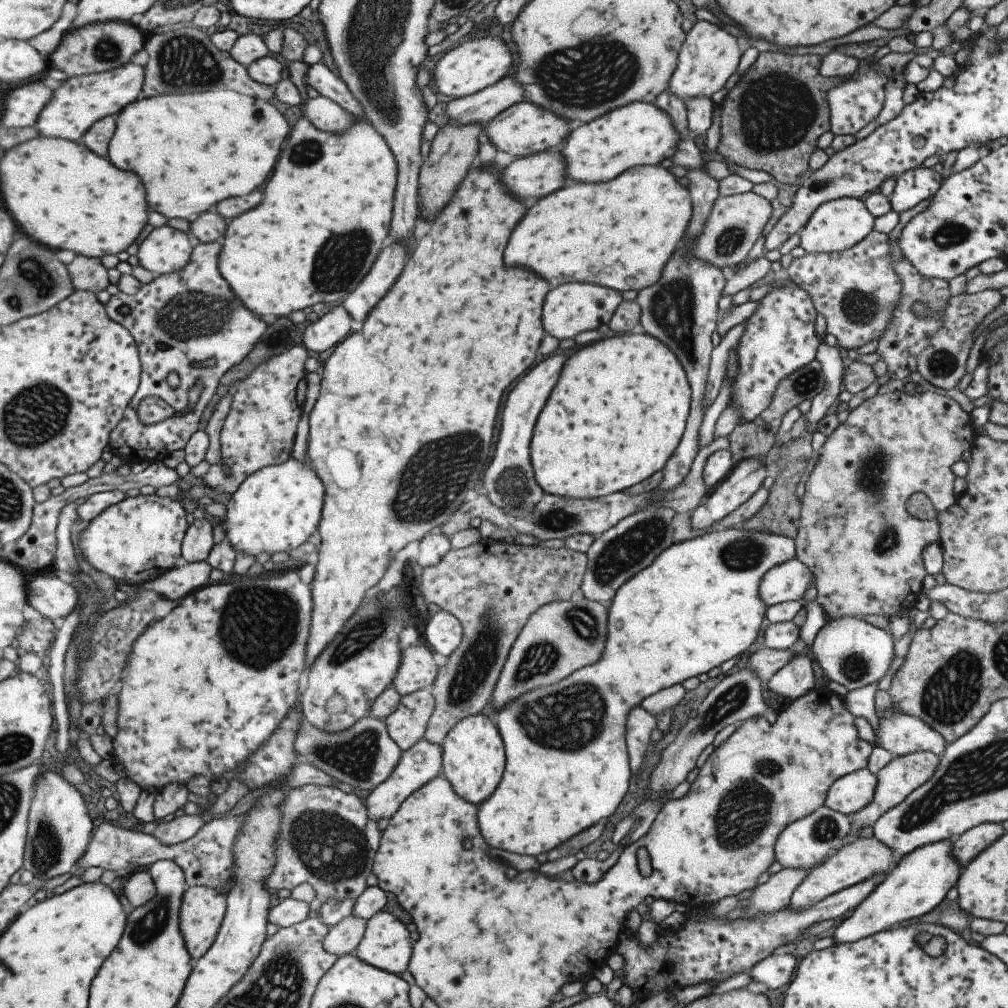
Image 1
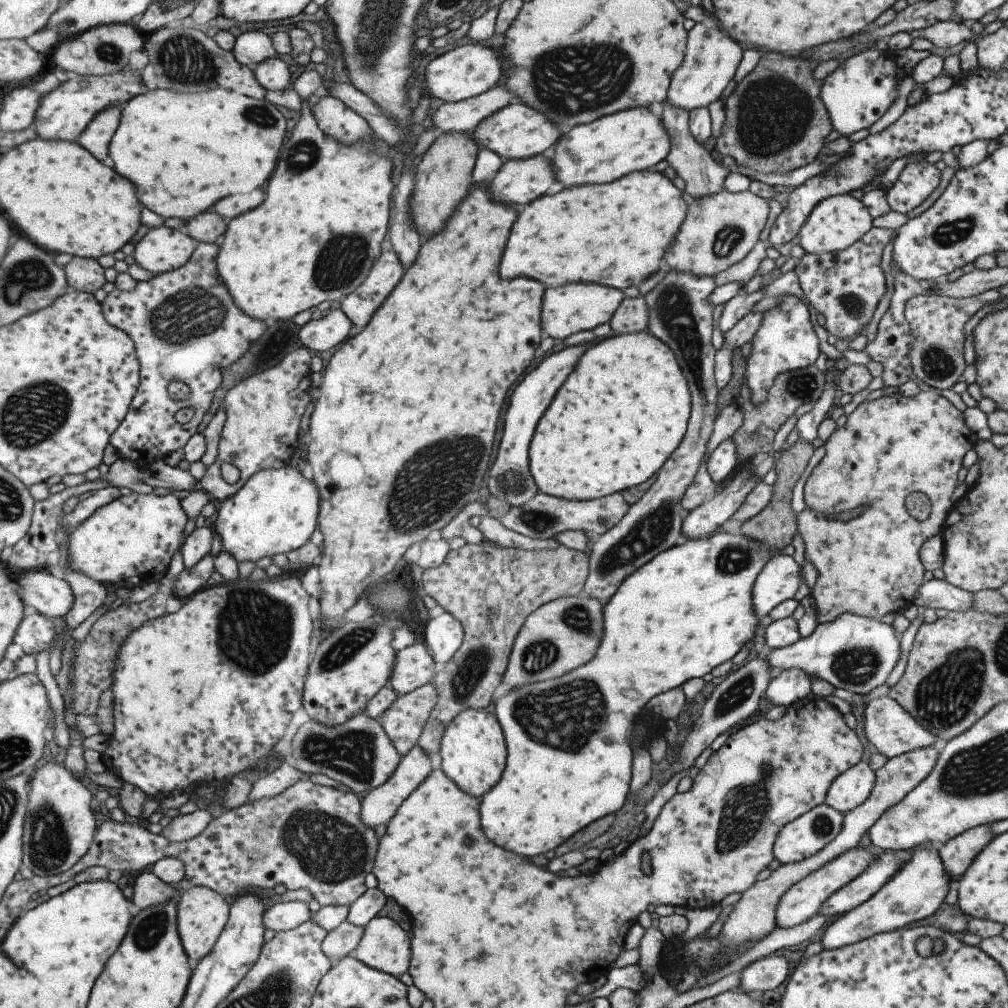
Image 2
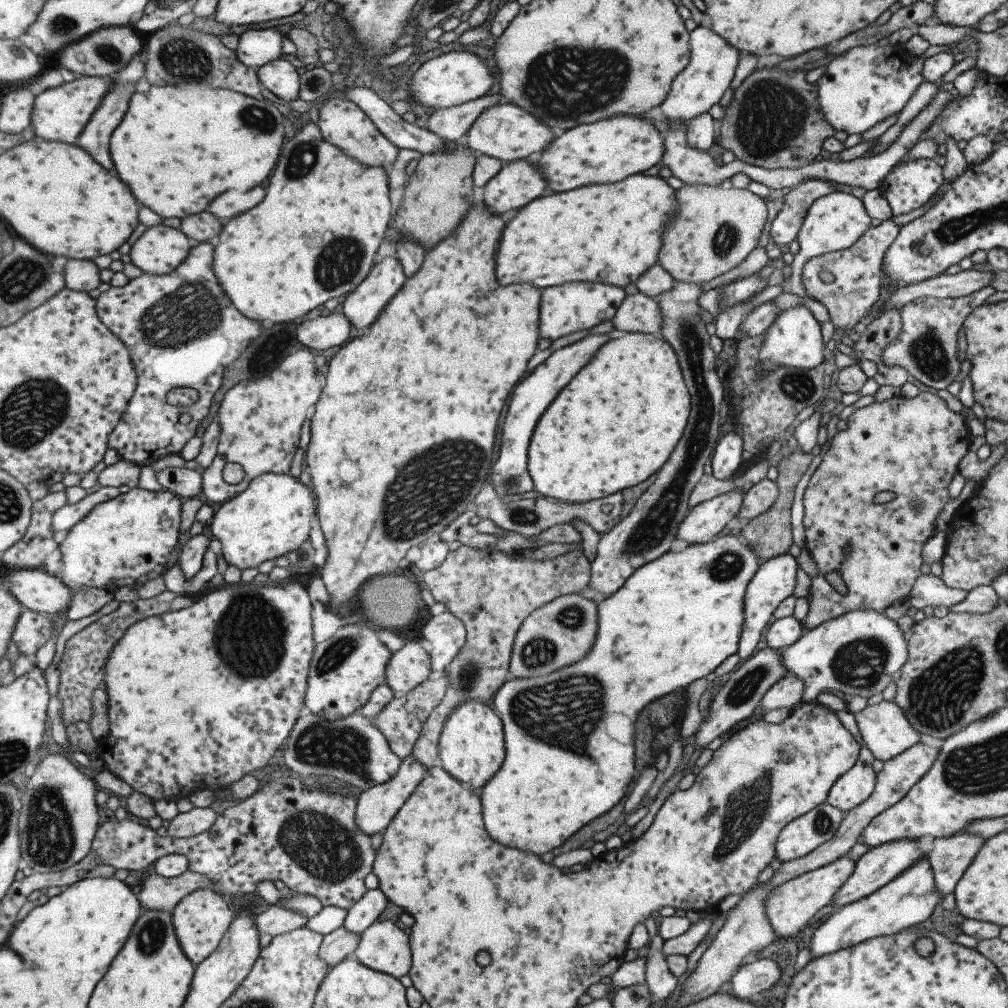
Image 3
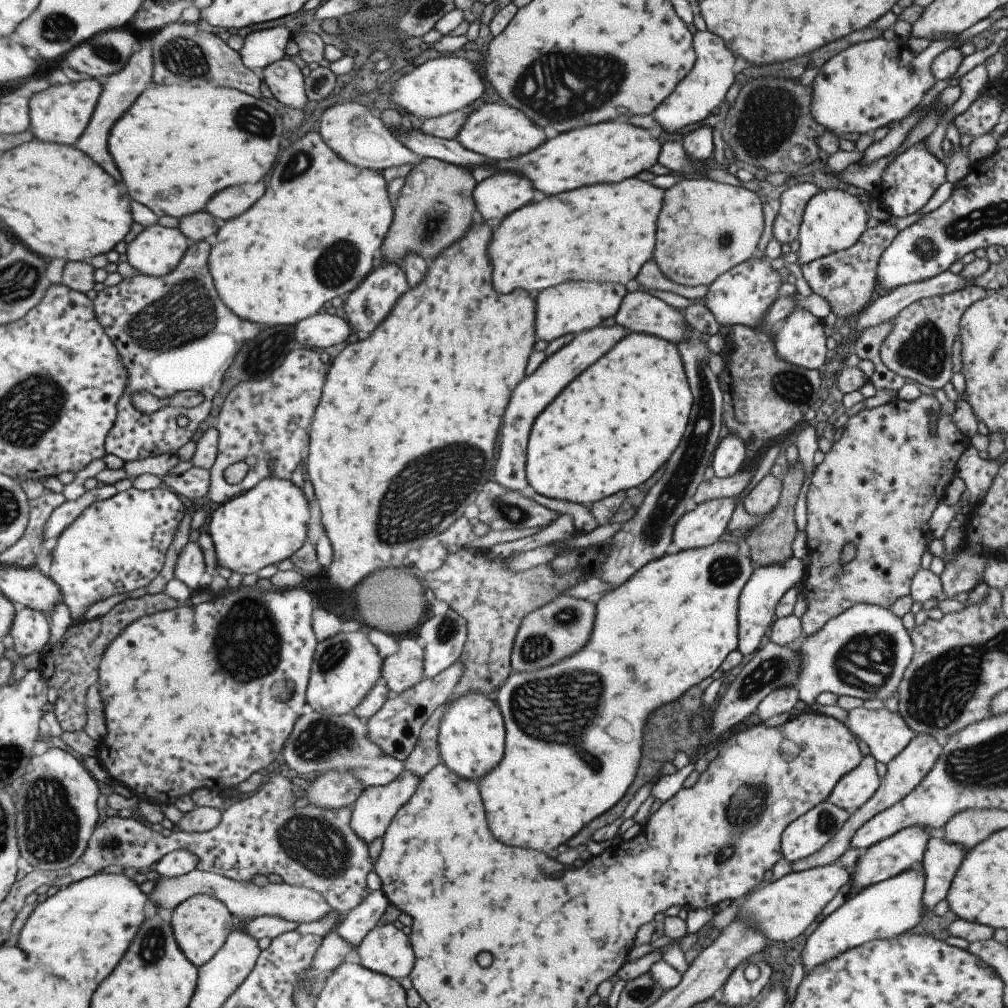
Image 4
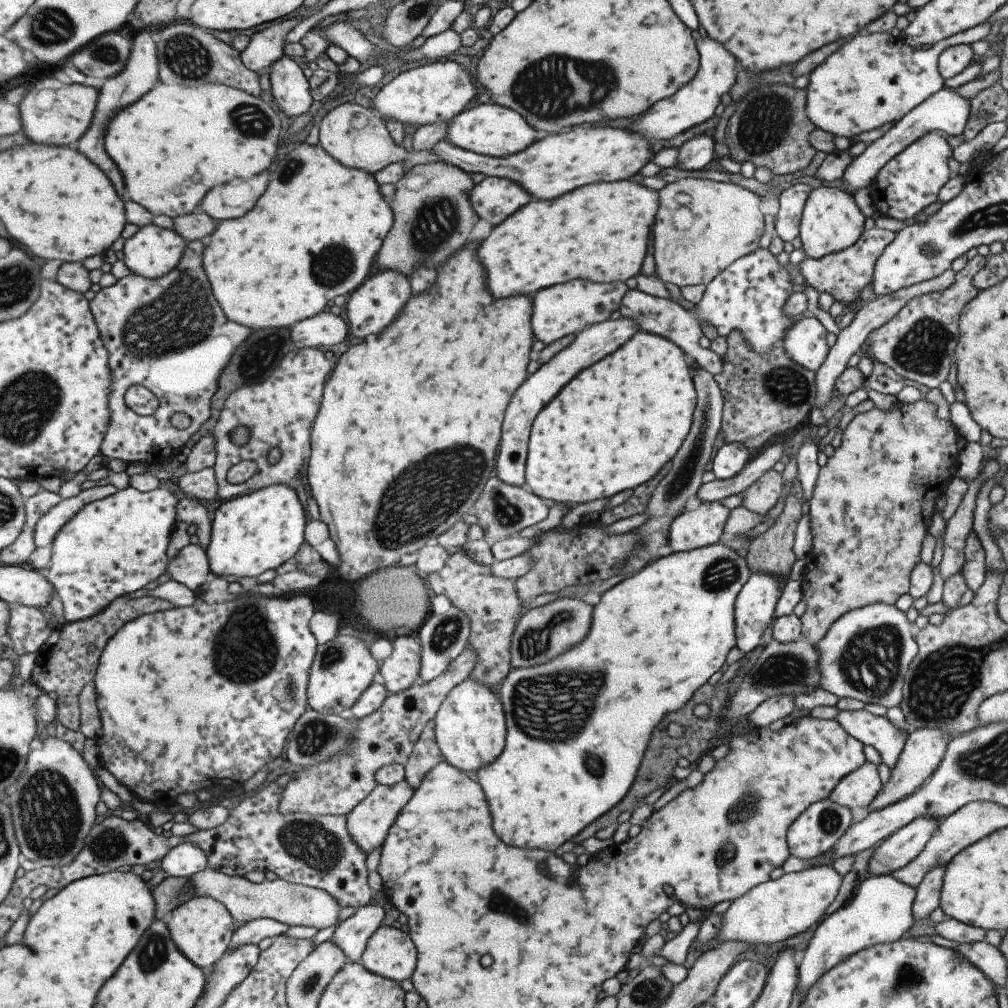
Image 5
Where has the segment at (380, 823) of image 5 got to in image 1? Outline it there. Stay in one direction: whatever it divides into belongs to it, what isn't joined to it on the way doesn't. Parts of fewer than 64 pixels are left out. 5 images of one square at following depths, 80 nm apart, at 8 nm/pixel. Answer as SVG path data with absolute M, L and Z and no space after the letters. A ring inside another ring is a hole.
M419 739L411 748L402 751L391 774L365 796L367 816L377 822L380 818L391 818L399 805L420 786L429 782L433 777L440 775L440 745Z

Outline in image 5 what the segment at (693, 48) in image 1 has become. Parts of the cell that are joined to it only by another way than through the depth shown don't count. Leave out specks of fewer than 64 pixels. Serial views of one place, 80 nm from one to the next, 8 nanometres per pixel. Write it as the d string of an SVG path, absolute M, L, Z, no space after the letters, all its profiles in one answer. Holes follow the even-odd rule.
M707 35L694 40L698 52L698 67L693 78L681 85L671 96L652 104L632 126L626 127L630 131L639 133L647 140L651 136L657 139L673 138L676 134L693 128L696 124L705 122L714 116L717 104L728 96L728 90L734 83L735 57L729 54L723 45Z

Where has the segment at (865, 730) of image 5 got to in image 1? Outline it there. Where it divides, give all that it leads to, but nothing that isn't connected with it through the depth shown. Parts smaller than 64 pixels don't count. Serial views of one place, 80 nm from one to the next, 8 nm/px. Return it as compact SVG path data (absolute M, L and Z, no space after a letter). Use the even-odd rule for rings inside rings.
M888 691L874 692L874 710L878 716L877 736L881 748L893 757L917 751L941 756L946 742L929 725L918 718L897 713L890 704Z

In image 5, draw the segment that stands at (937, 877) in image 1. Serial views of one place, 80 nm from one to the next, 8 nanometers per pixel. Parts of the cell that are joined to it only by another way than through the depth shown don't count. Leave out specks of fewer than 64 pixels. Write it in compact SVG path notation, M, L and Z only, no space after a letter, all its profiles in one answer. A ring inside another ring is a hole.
M890 874L874 877L867 876L867 878L863 879L845 906L841 906L841 908L838 908L826 918L822 918L821 922L819 922L815 930L813 930L813 935L805 949L803 949L798 956L797 975L799 994L801 996L800 1002L806 990L817 980L818 976L821 976L822 972L834 967L835 964L853 955L854 952L862 951L864 948L873 946L874 944L890 943L906 936L907 930L911 928L914 922L911 907L915 895L916 887L905 884Z

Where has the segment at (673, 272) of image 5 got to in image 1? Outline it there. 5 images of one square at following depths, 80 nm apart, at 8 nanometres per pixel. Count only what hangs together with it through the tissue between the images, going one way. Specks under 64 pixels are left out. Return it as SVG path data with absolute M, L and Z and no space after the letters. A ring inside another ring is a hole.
M751 191L740 195L714 196L713 198L714 203L701 234L694 240L688 253L727 271L745 260L771 216L771 205L767 199Z

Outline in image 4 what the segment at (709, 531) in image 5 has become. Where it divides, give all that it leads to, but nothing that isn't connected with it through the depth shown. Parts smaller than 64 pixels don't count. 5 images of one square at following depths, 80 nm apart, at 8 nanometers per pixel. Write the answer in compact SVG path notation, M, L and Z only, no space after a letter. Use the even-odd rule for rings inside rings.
M733 497L709 499L679 517L672 530L672 542L681 551L713 544L728 525L736 502Z

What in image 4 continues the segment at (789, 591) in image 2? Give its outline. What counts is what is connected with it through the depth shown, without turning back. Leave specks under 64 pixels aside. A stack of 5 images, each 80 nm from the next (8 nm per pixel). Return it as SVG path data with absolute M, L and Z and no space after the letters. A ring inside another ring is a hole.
M793 556L785 559L784 563L771 563L754 567L752 575L745 582L738 596L736 650L742 656L749 656L757 650L757 646L761 642L761 636L765 634L767 626L773 622L774 610L779 599L794 586L799 578L803 578L802 575L805 575L804 564L800 559Z

